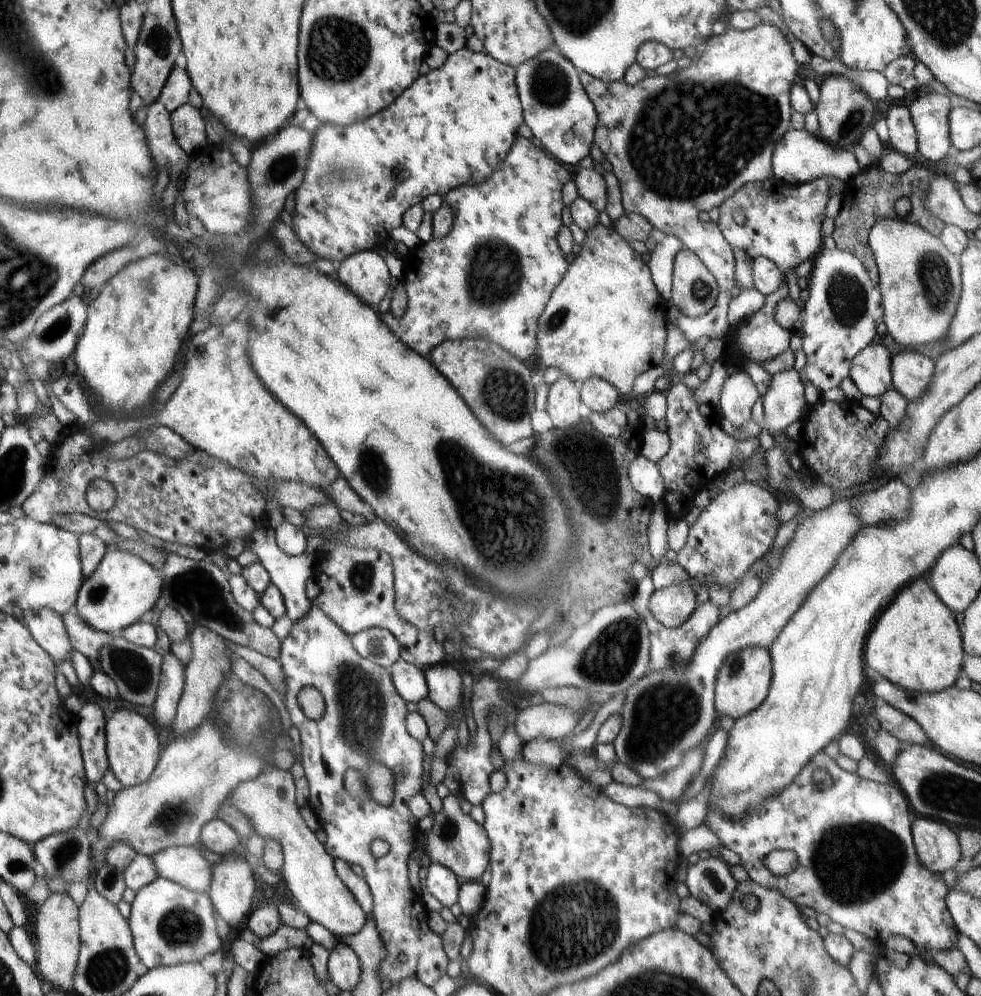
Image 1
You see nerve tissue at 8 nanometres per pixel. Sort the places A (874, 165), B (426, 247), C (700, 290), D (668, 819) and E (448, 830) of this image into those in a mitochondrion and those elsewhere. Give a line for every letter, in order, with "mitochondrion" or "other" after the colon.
A: other
B: other
C: mitochondrion
D: other
E: mitochondrion

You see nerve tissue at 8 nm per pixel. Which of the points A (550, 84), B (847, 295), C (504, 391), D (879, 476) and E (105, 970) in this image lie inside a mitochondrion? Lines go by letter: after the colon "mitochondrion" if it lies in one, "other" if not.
A: mitochondrion
B: mitochondrion
C: mitochondrion
D: other
E: mitochondrion

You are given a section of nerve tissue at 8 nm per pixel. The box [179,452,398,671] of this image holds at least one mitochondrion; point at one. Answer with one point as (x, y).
(362, 576)

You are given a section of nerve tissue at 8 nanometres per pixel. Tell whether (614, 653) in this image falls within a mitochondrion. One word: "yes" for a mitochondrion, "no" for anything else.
yes

